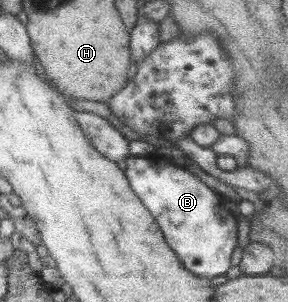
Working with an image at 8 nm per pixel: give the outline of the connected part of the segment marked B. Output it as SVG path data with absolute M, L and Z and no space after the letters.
M156 155L127 156L125 171L131 188L159 223L166 243L196 277L226 275L237 247L238 219L225 206L223 196L214 192L188 169L167 163Z

